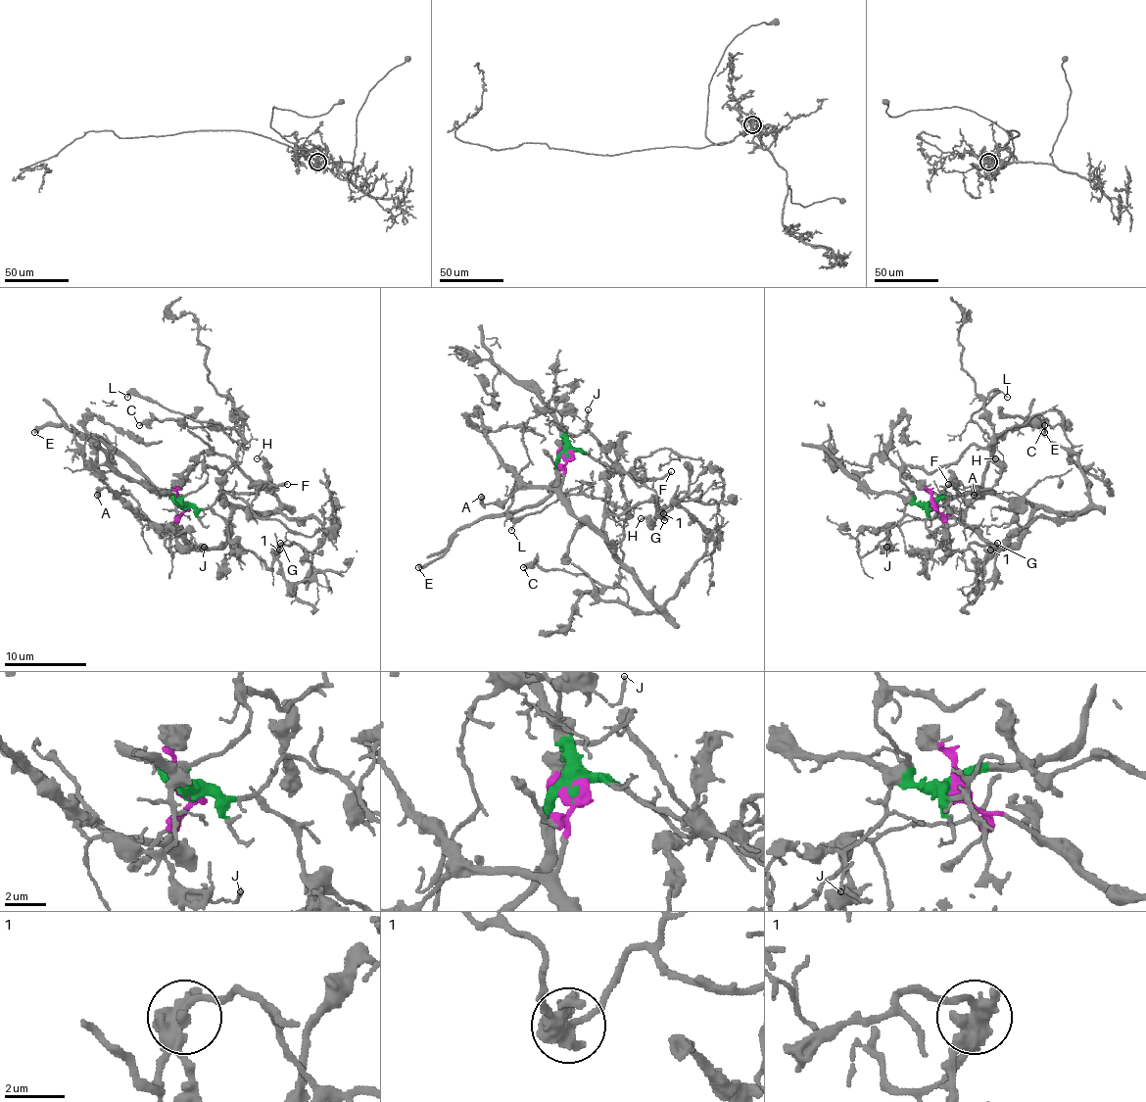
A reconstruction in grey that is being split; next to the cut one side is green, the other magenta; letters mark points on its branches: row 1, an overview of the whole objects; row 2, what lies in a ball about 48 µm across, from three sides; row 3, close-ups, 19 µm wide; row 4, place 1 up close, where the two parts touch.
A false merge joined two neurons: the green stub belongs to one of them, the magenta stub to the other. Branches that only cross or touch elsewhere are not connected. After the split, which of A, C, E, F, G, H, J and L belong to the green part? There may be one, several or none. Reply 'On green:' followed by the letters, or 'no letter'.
On green: C, E, F, J, L

